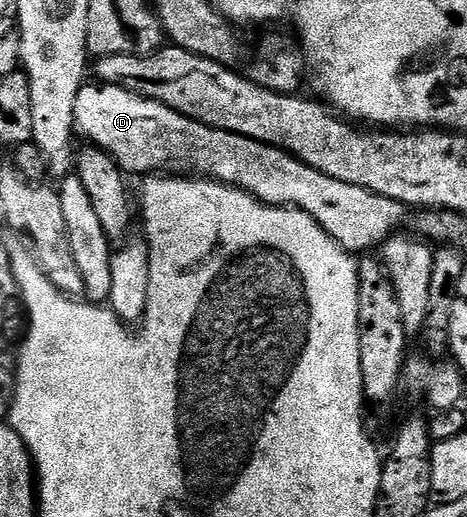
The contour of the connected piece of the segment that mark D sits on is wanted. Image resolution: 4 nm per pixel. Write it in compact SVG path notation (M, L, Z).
M100 82L82 84L75 98L73 127L78 137L86 136L89 139L86 141L92 147L102 148L126 174L150 171L153 174L176 174L181 178L212 178L218 184L228 184L230 188L239 188L249 193L263 204L298 208L300 212L315 218L315 222L319 222L319 226L323 226L323 230L327 230L327 234L331 234L331 238L335 238L335 242L339 242L339 246L343 246L351 254L372 253L369 251L373 247L376 249L384 245L390 236L404 229L401 227L405 224L407 208L398 200L380 196L371 190L363 190L363 186L351 186L351 182L339 182L339 178L331 178L307 166L282 148L234 132L212 128L195 118L179 114L179 110L171 110L171 106L163 106L163 102L148 100L145 96L128 92L119 86Z

